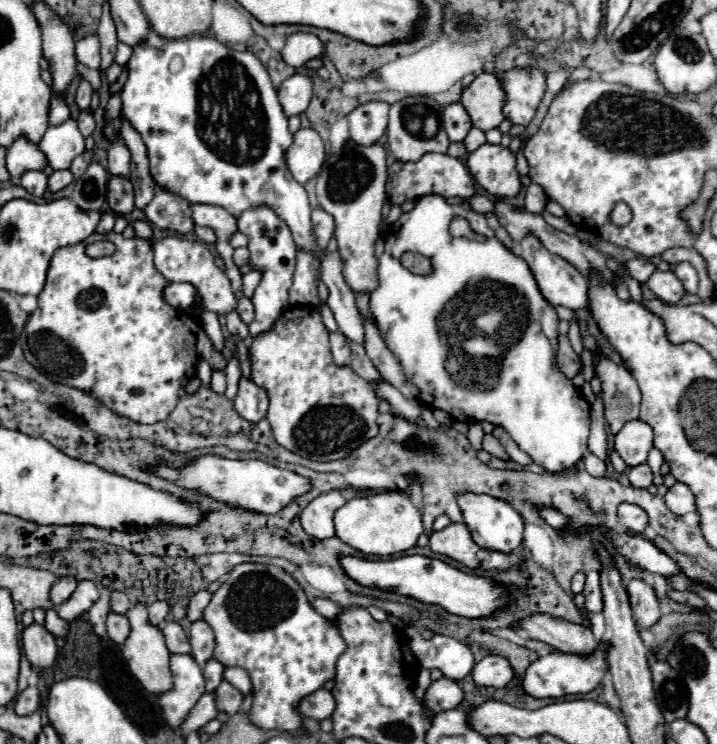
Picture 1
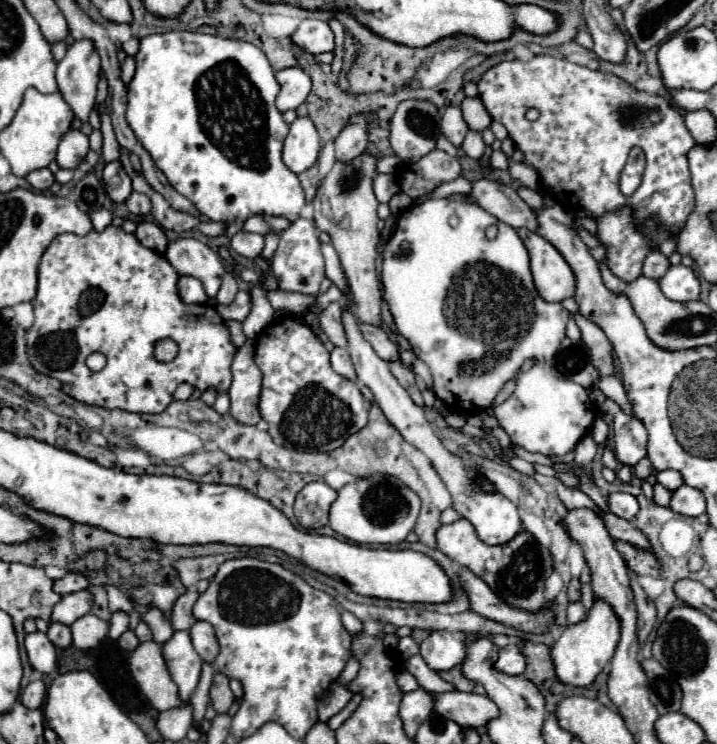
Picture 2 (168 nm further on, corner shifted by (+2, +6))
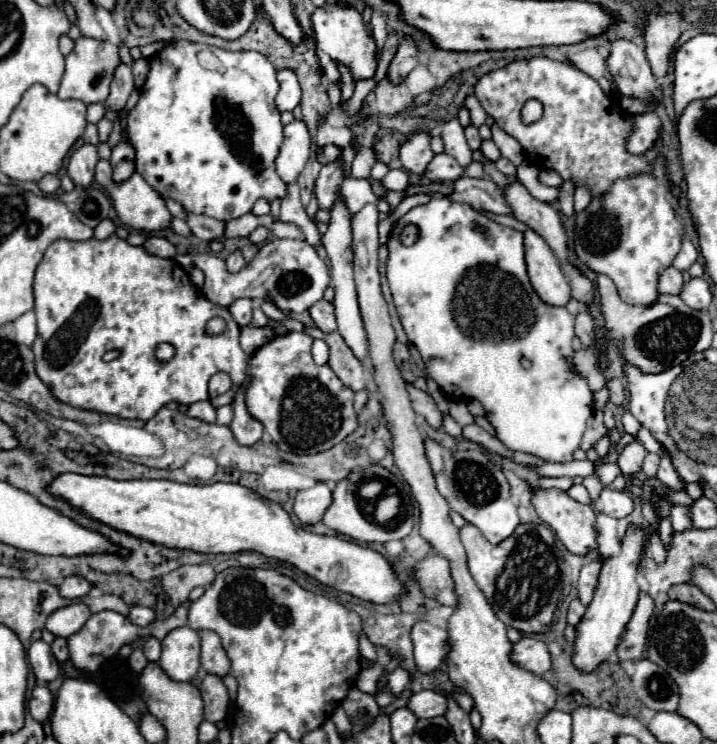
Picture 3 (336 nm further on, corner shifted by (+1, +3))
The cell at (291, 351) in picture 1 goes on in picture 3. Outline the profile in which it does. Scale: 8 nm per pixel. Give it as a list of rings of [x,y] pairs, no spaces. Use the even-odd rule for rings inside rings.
[[[285,333],[275,335],[269,343],[259,347],[249,357],[249,383],[245,389],[245,403],[251,417],[263,423],[273,443],[287,453],[321,453],[341,443],[349,433],[357,429],[357,413],[353,409],[355,393],[343,387],[339,377],[329,365],[315,365],[311,357],[313,337],[307,333]]]

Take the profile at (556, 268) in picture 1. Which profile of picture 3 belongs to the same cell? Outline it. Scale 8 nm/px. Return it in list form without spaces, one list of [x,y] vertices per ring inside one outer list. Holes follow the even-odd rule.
[[[531,229],[525,231],[525,263],[535,293],[549,305],[567,305],[571,287],[561,271],[559,259]]]

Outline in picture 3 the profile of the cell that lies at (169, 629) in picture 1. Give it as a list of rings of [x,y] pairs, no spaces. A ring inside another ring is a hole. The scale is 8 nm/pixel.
[[[133,605],[131,611],[129,611],[129,619],[131,619],[131,623],[135,623],[135,625],[139,625],[139,627],[145,627],[145,625],[149,625],[149,623],[155,621],[155,613],[153,613],[153,609],[149,609],[149,607]]]

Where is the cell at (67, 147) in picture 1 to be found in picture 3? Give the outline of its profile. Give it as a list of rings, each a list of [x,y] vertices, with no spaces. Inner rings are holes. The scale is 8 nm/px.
[[[83,145],[77,151],[73,151],[67,173],[79,187],[91,187],[95,181],[95,165],[99,161],[97,147],[95,145]]]

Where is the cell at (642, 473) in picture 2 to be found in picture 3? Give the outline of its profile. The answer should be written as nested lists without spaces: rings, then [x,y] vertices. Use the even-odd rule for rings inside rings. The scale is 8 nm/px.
[[[647,453],[645,463],[643,463],[643,473],[647,477],[655,477],[657,469],[659,469],[659,455],[657,453]]]

